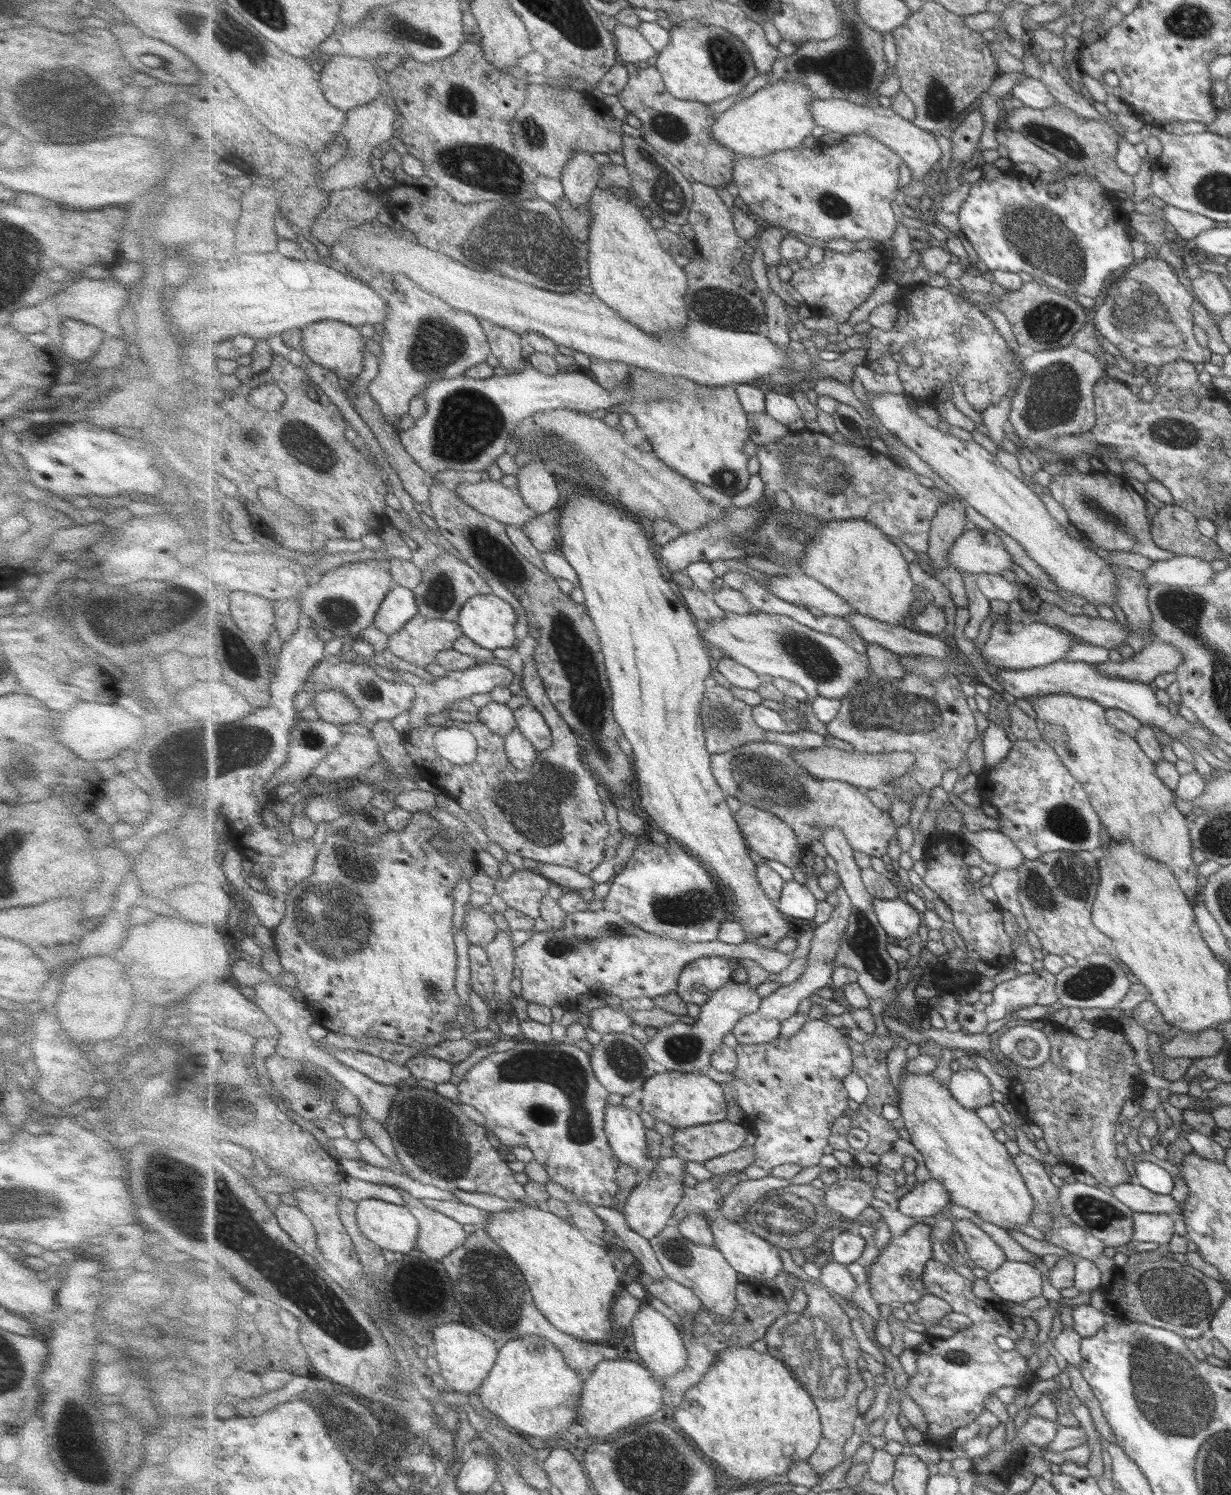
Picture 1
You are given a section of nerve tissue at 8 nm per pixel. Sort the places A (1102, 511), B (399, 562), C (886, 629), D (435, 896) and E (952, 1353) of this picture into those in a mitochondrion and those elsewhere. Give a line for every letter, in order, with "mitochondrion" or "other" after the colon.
A: mitochondrion
B: other
C: other
D: other
E: mitochondrion

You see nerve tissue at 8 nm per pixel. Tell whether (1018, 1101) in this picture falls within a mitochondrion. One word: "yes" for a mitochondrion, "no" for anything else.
no

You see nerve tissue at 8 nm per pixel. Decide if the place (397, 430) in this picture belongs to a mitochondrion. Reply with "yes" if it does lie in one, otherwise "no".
no

